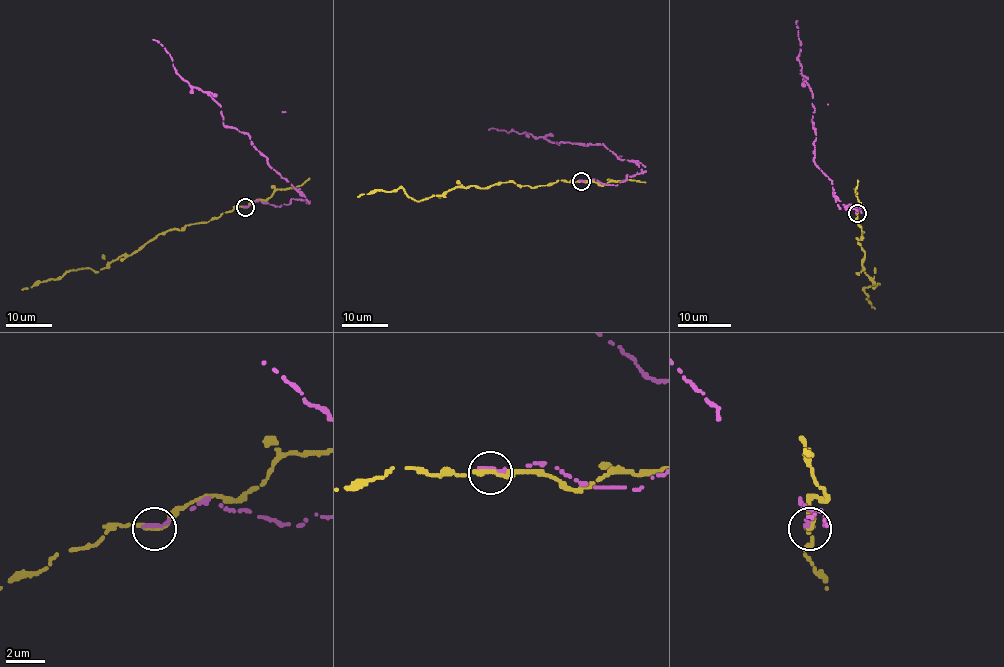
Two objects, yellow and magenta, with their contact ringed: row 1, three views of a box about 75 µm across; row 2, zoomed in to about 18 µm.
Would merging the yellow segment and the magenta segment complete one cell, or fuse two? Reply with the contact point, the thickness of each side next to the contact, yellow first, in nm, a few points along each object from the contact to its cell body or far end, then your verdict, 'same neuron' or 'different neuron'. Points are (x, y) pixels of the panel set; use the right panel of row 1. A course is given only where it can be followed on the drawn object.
at (857, 213); 240 nm thick on the yellow side, 300 nm on the other; yellow runs (857, 214), (864, 232), (857, 239), (865, 253), (862, 269), (873, 288), (879, 284), (864, 289), (874, 308); magenta runs (857, 212), (837, 204), (832, 181), (813, 160), (815, 108), (798, 59), (798, 21); different neuron

